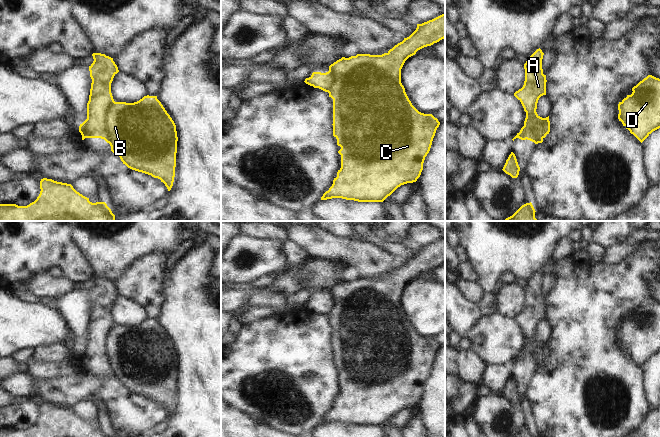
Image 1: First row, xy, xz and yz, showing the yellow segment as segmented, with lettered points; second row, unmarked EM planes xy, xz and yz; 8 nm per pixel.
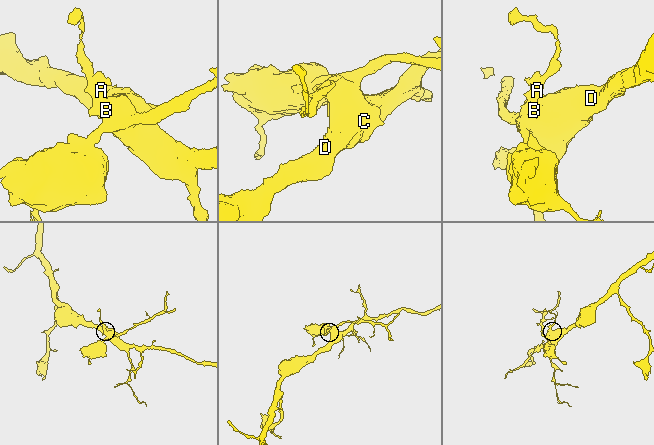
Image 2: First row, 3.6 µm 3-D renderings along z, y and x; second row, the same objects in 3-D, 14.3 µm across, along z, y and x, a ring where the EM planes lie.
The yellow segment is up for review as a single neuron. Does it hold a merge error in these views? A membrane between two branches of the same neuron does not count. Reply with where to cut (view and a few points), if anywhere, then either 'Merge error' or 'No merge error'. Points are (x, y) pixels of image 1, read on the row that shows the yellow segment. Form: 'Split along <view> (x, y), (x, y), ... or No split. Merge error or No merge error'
Split along xy (114, 101), (105, 115), (105, 136), (103, 138). Merge error

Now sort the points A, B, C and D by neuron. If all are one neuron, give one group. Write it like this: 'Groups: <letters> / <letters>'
Groups: A / B C D

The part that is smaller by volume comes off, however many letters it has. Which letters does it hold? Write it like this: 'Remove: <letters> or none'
Remove: A

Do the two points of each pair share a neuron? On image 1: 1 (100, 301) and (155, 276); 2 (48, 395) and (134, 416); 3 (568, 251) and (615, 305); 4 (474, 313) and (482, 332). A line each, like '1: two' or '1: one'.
1: two
2: one
3: two
4: two

